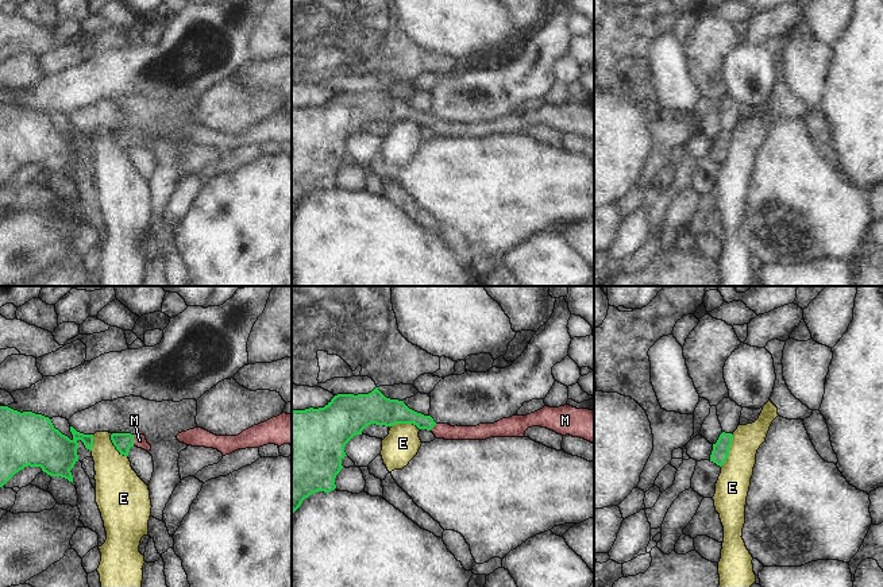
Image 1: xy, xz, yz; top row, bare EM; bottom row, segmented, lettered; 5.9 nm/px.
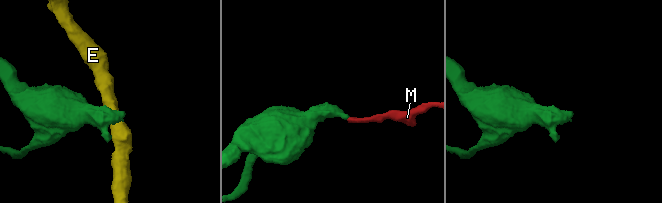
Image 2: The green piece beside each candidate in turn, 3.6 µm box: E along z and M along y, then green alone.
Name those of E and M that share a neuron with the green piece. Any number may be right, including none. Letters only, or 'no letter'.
M.

